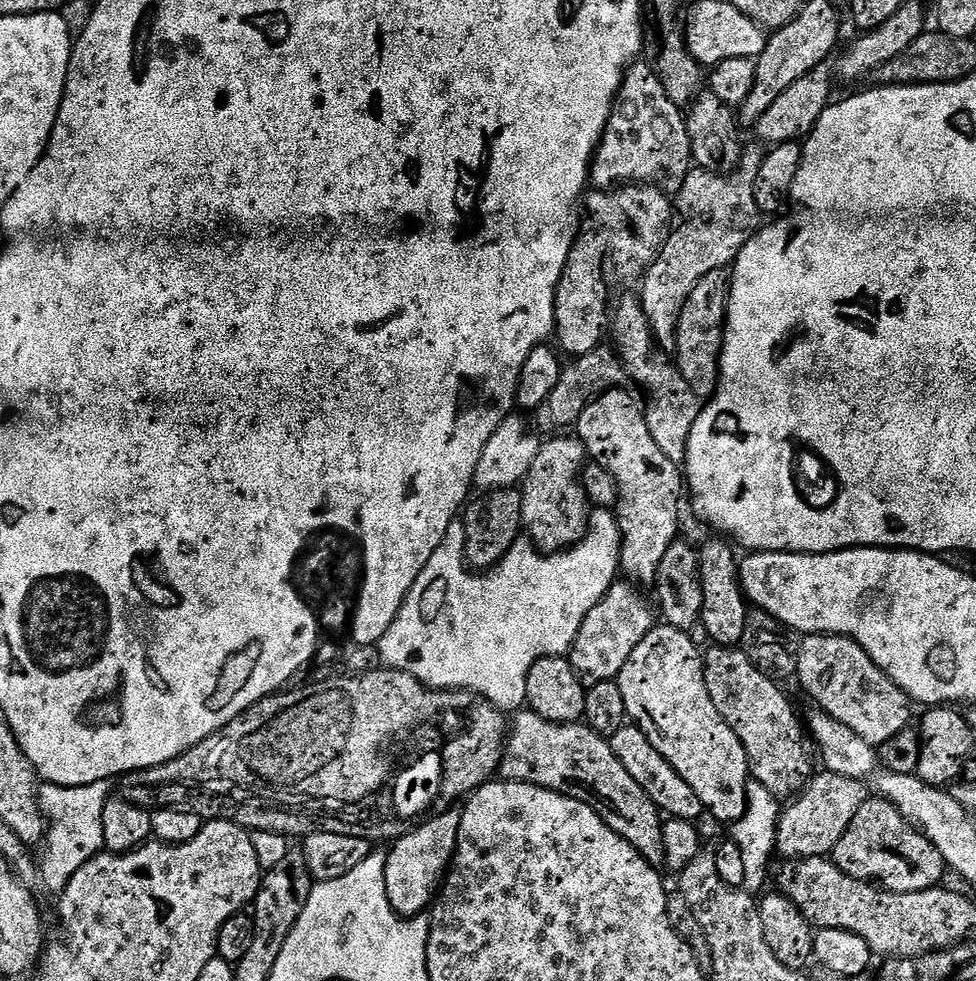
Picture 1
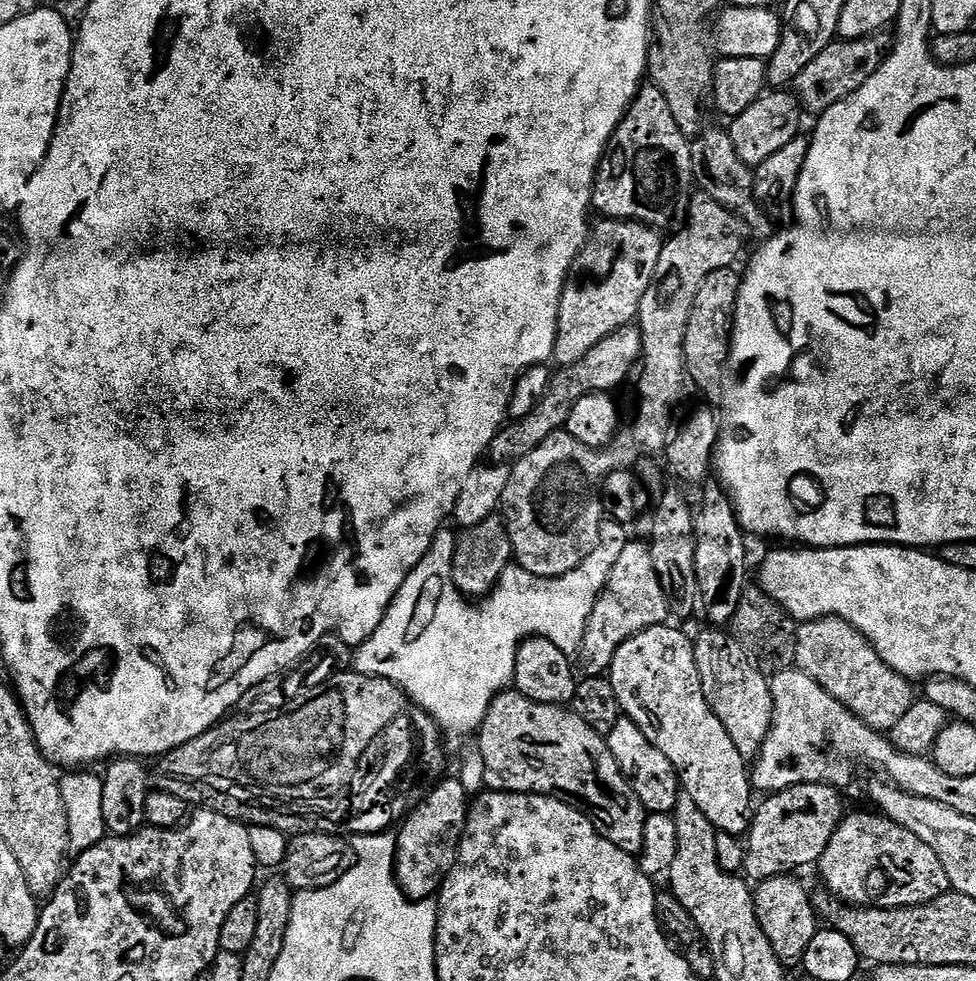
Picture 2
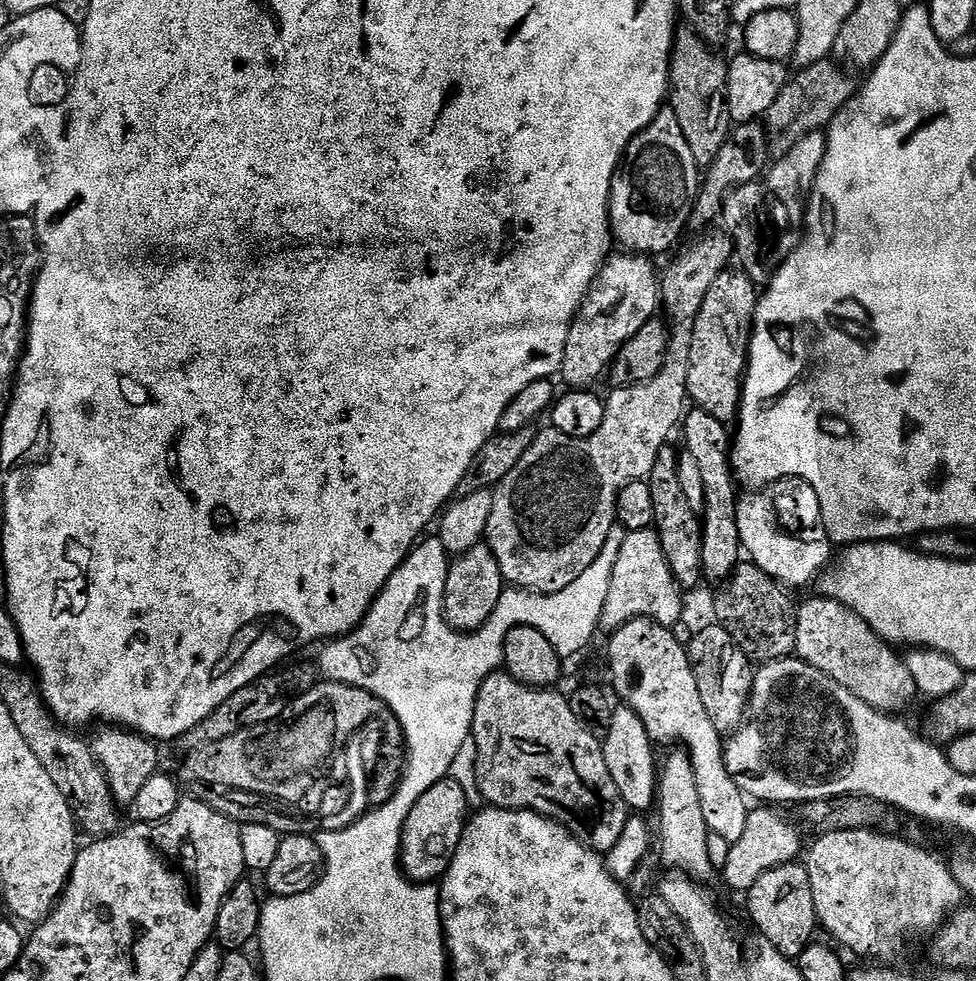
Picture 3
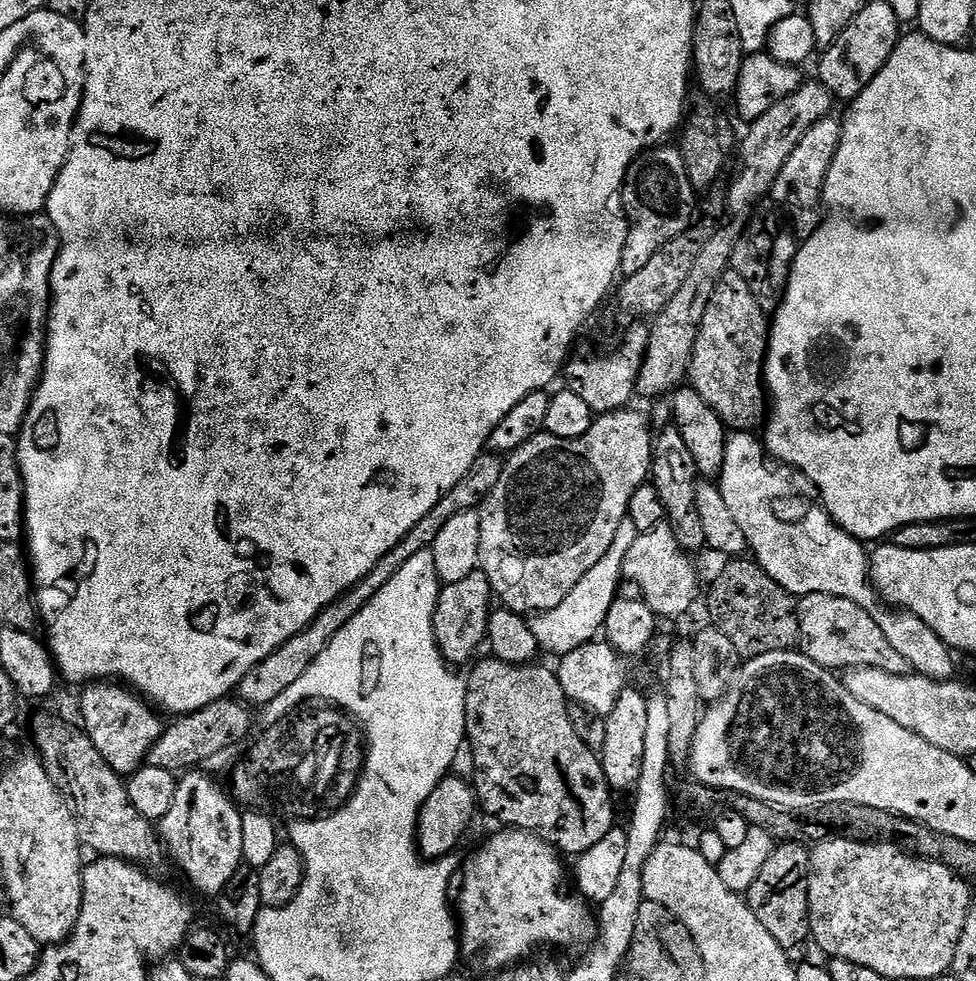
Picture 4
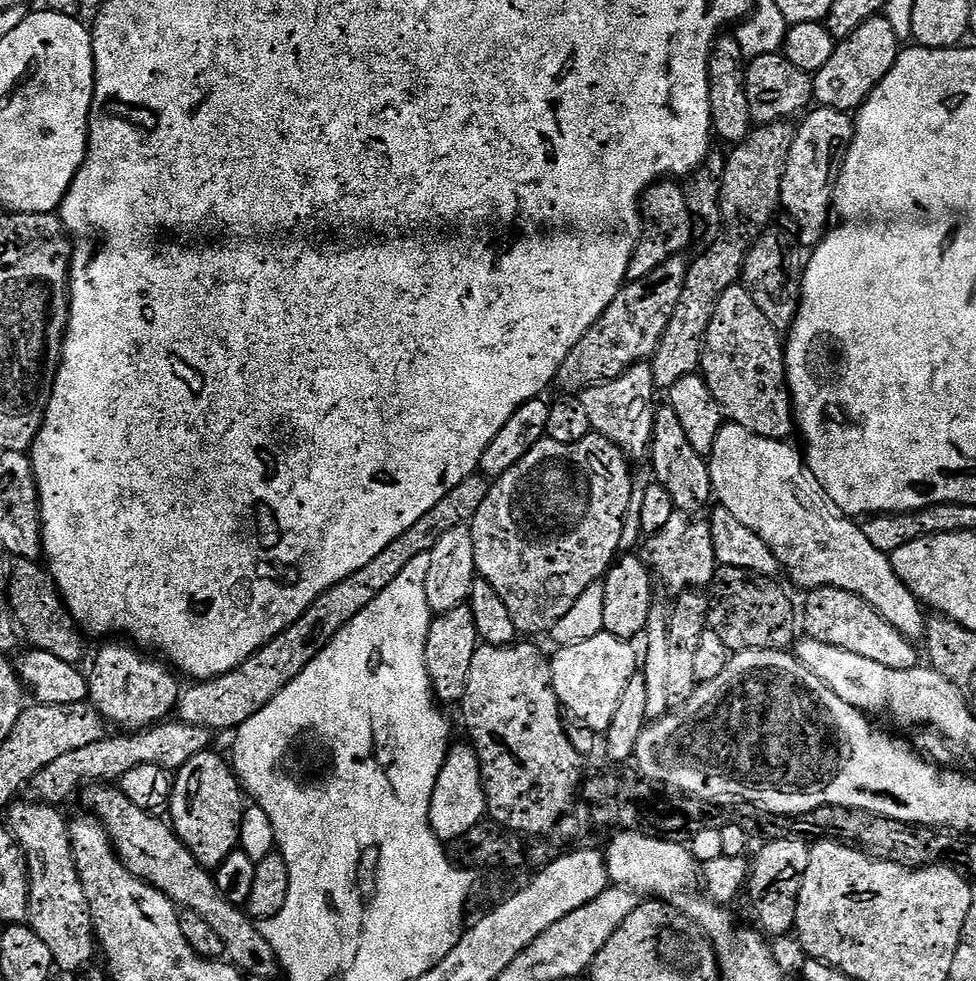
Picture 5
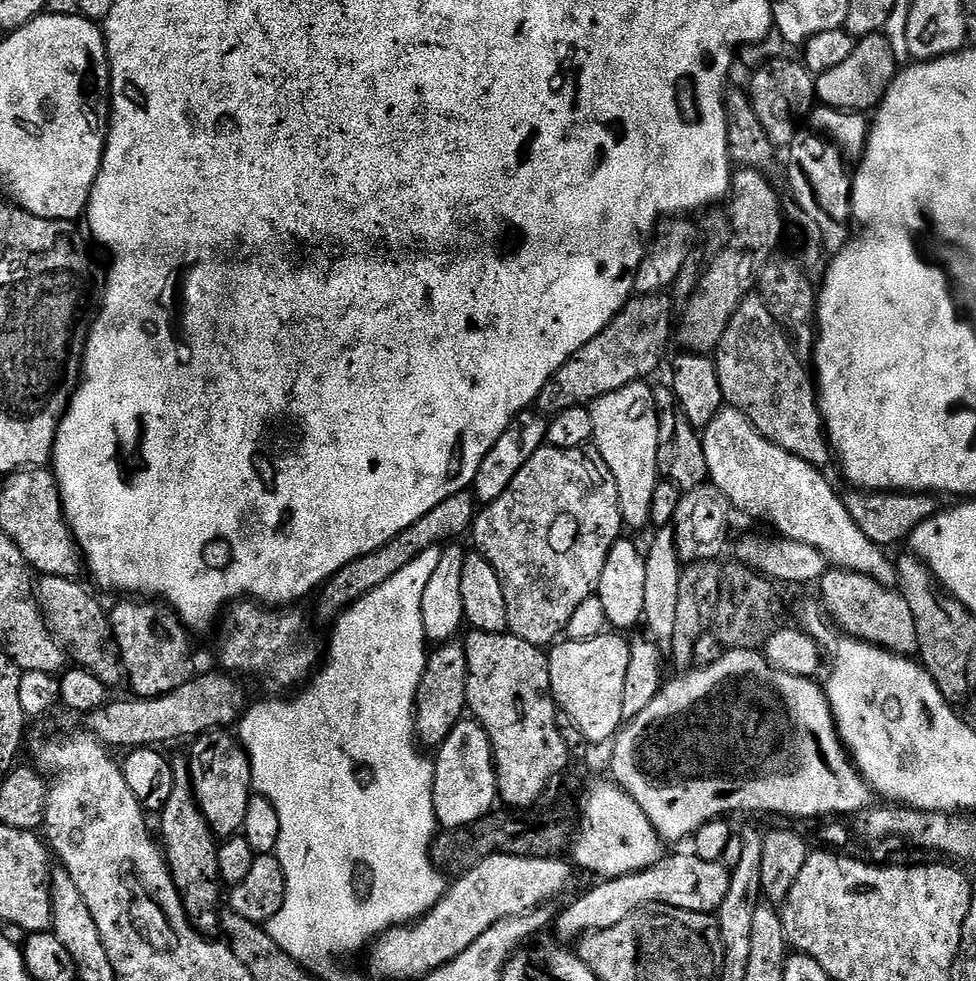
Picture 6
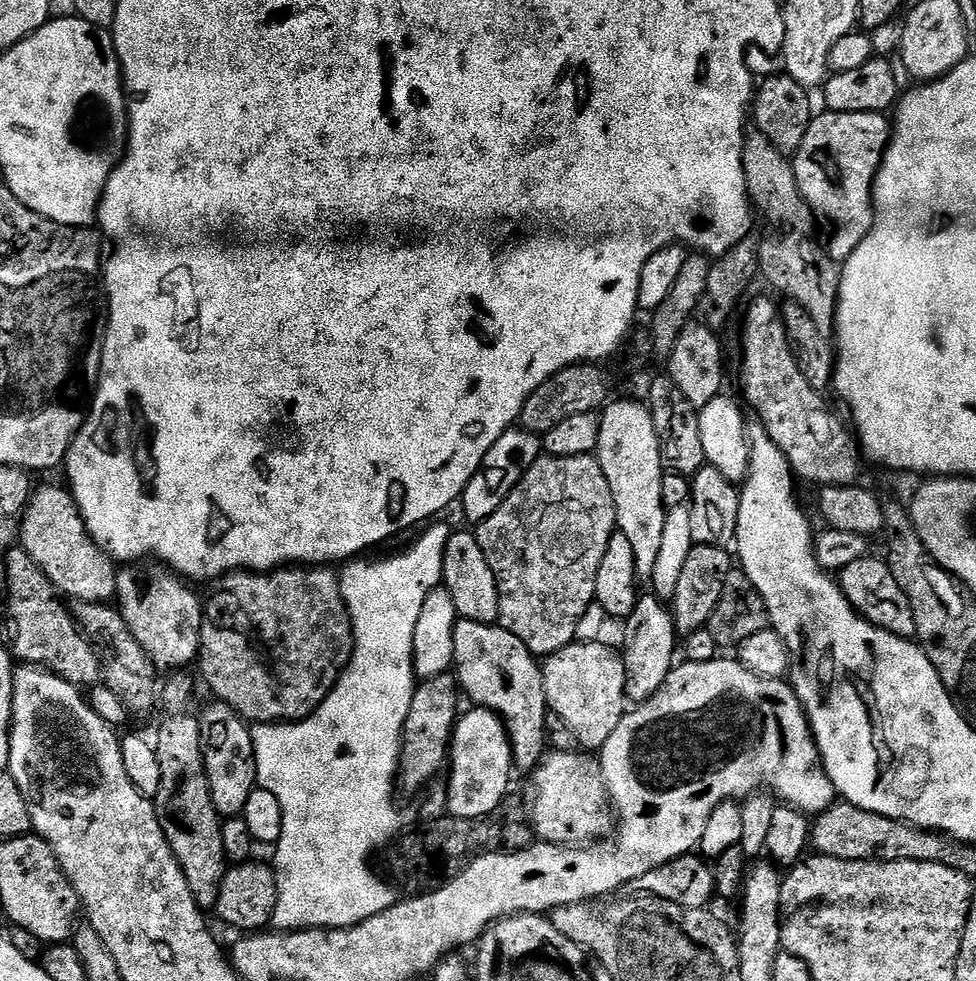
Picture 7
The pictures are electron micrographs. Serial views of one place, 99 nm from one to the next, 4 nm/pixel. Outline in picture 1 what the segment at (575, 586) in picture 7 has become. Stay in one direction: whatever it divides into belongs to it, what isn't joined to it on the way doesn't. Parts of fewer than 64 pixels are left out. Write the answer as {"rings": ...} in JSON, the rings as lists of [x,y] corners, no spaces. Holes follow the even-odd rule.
{"rings":[[[743,149],[735,172],[717,174],[705,168],[693,167],[686,182],[674,196],[672,233],[656,261],[643,273],[644,293],[638,296],[653,337],[661,349],[671,349],[676,343],[678,314],[684,299],[710,270],[728,268],[735,264],[742,246],[762,227],[762,213],[754,202],[754,182],[764,161],[765,149]],[[548,438],[541,443],[534,466],[530,466],[522,481],[523,531],[545,554],[562,552],[577,544],[588,531],[590,515],[590,501],[580,481],[580,469],[586,463],[584,445],[576,438],[552,439],[556,438]]]}

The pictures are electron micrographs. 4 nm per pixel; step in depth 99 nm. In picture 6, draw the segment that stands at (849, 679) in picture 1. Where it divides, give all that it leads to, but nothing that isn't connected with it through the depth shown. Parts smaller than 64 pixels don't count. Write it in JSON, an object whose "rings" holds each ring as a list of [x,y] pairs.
{"rings":[[[829,567],[818,581],[818,588],[823,611],[844,635],[864,640],[867,644],[876,644],[898,656],[912,658],[919,653],[918,626],[914,626],[914,614],[910,614],[906,598],[895,587],[879,584],[874,578],[857,572],[847,572],[845,568]]]}

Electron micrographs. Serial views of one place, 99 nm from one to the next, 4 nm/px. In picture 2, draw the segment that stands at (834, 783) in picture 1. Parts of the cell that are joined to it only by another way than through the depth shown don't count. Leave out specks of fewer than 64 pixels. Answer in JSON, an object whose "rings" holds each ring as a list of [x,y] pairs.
{"rings":[[[796,784],[781,792],[774,792],[759,801],[752,817],[752,826],[746,833],[746,851],[744,854],[743,875],[749,881],[759,882],[775,876],[787,876],[799,873],[799,868],[807,864],[815,865],[822,858],[826,846],[830,846],[830,838],[838,830],[840,821],[846,815],[844,804],[840,801],[841,789],[833,788],[830,784]]]}

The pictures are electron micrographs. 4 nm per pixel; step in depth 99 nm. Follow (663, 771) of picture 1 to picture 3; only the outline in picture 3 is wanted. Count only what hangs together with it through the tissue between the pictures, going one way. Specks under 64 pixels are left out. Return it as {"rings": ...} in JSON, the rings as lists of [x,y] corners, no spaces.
{"rings":[[[618,706],[614,710],[610,730],[602,738],[602,743],[606,766],[610,769],[610,778],[614,778],[614,786],[618,786],[618,794],[622,794],[626,806],[633,813],[647,813],[647,808],[657,803],[658,756],[656,760],[657,749],[642,718],[638,718],[638,714],[634,714],[632,708]]]}

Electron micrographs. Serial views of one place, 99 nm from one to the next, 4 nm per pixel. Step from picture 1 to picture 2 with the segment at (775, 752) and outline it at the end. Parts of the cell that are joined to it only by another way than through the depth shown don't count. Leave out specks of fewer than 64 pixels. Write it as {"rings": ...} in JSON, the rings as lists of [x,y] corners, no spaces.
{"rings":[[[724,630],[708,631],[712,632],[704,632],[700,637],[697,635],[694,640],[704,697],[722,726],[726,726],[730,738],[734,738],[734,746],[738,746],[745,761],[755,761],[772,729],[774,702],[769,677],[757,668],[735,636]]]}

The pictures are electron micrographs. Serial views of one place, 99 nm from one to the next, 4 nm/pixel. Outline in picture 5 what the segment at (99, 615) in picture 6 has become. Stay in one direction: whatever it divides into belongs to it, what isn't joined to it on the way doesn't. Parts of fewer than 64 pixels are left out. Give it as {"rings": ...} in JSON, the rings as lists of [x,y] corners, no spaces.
{"rings":[[[17,559],[11,565],[8,577],[8,591],[6,593],[7,607],[10,609],[21,633],[28,635],[28,644],[33,648],[41,648],[56,657],[62,658],[62,662],[70,662],[79,665],[80,659],[84,656],[84,640],[86,636],[72,619],[71,612],[66,610],[66,605],[60,595],[60,589],[56,586],[56,581],[37,561]]]}

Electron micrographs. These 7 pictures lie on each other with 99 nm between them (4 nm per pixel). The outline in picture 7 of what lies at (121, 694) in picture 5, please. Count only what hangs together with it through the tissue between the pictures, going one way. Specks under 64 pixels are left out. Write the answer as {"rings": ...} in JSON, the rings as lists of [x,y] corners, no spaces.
{"rings":[[[132,562],[116,573],[114,600],[118,611],[157,670],[184,670],[199,657],[204,609],[192,588],[159,562]]]}

